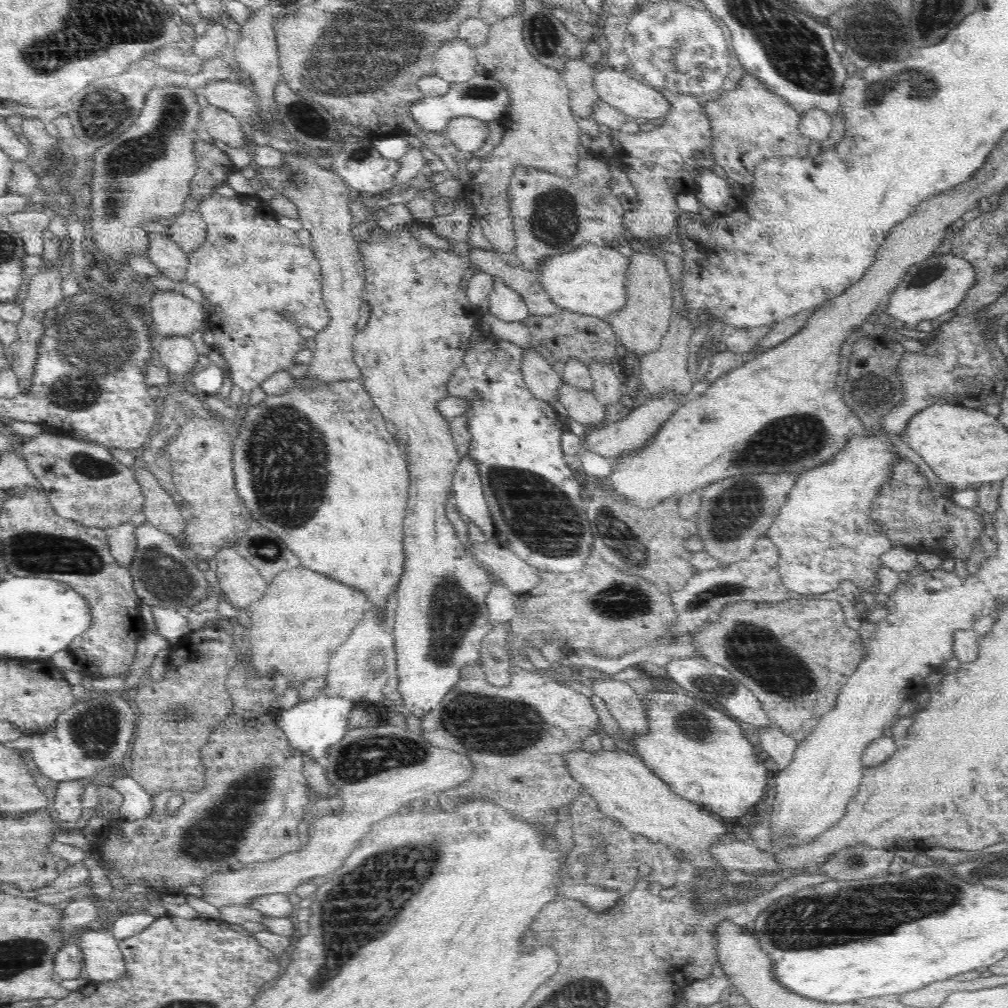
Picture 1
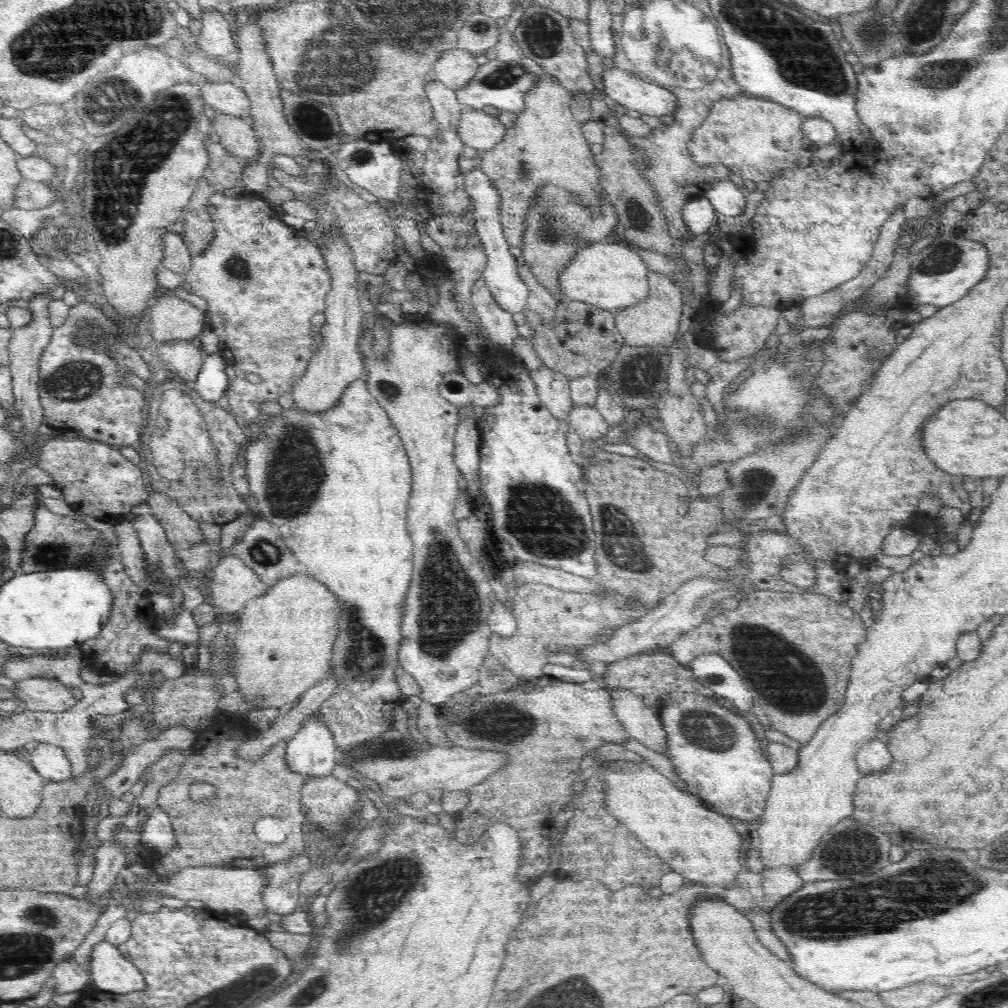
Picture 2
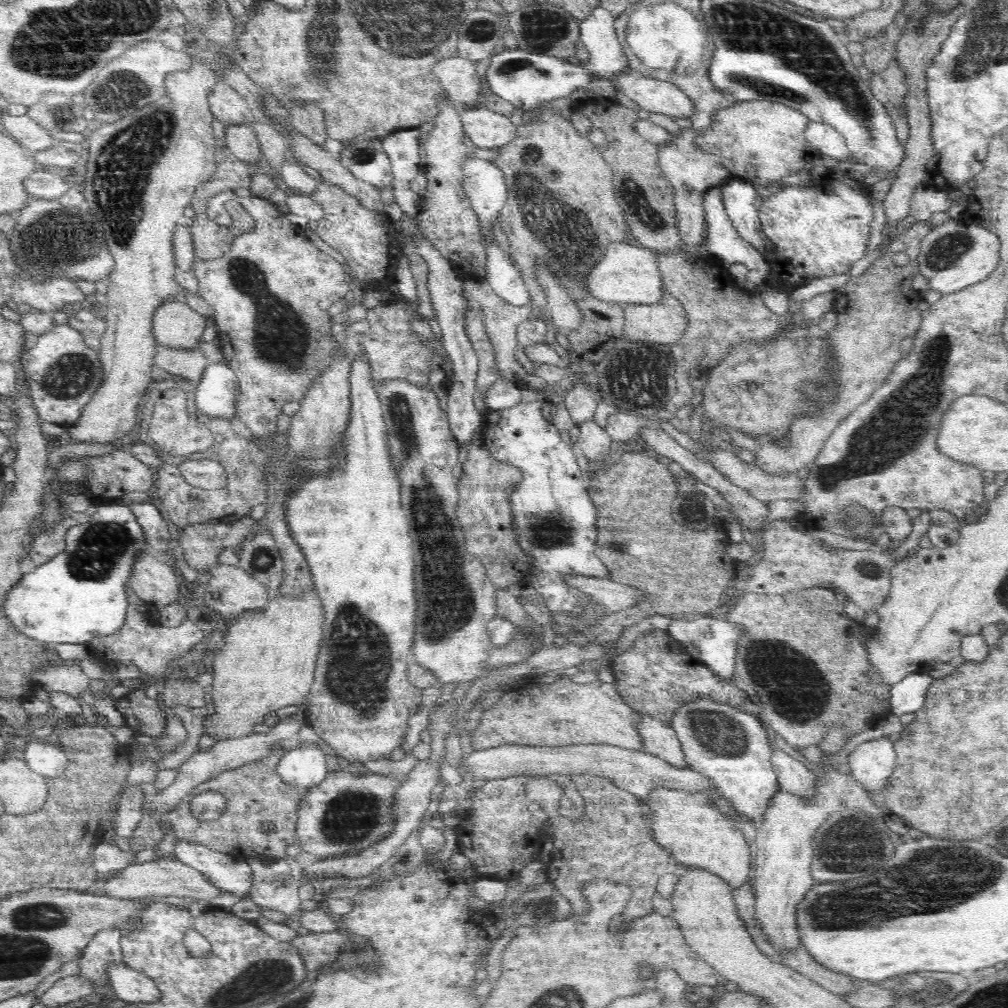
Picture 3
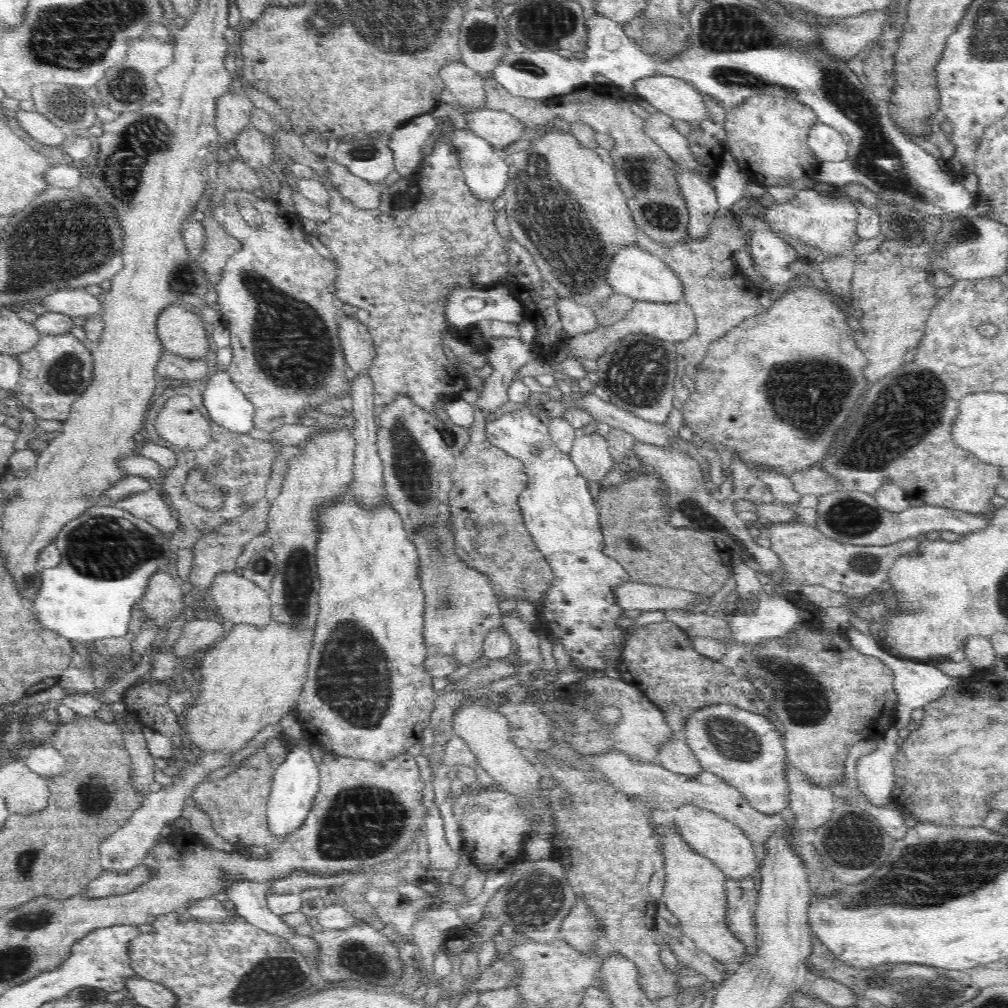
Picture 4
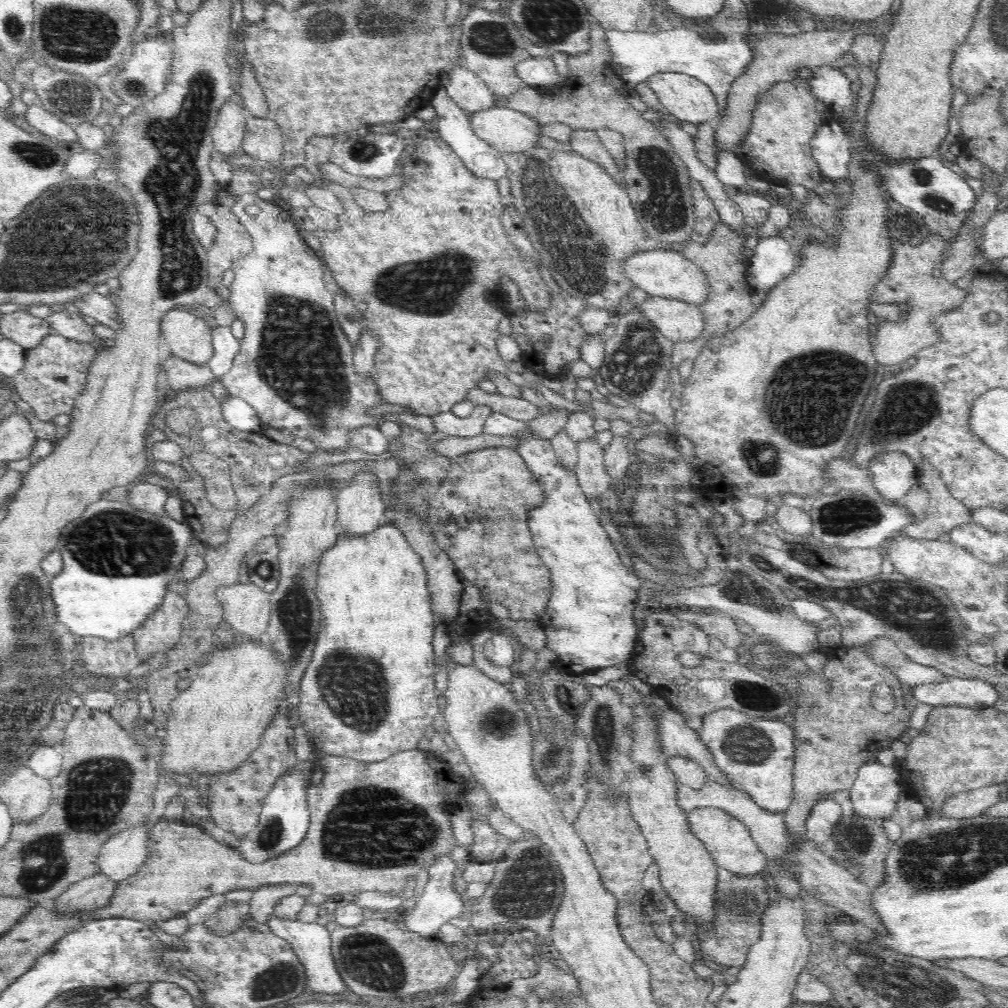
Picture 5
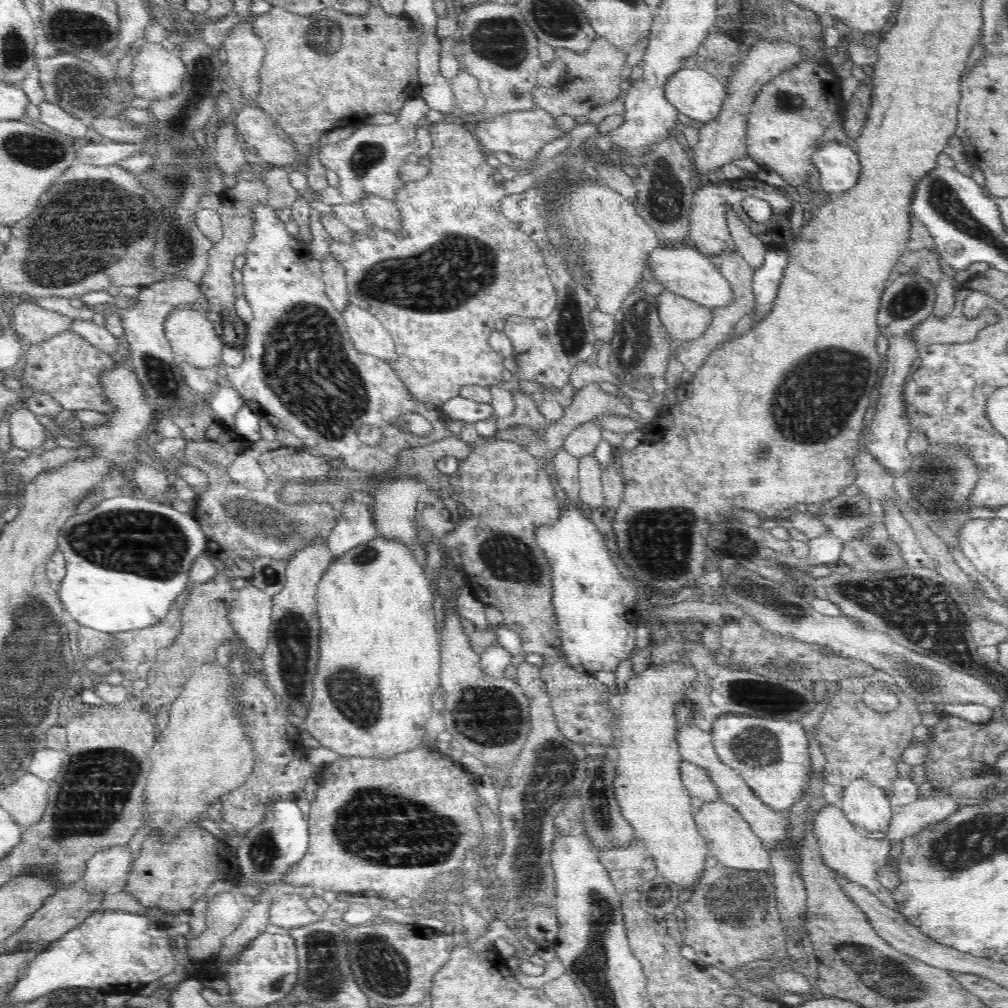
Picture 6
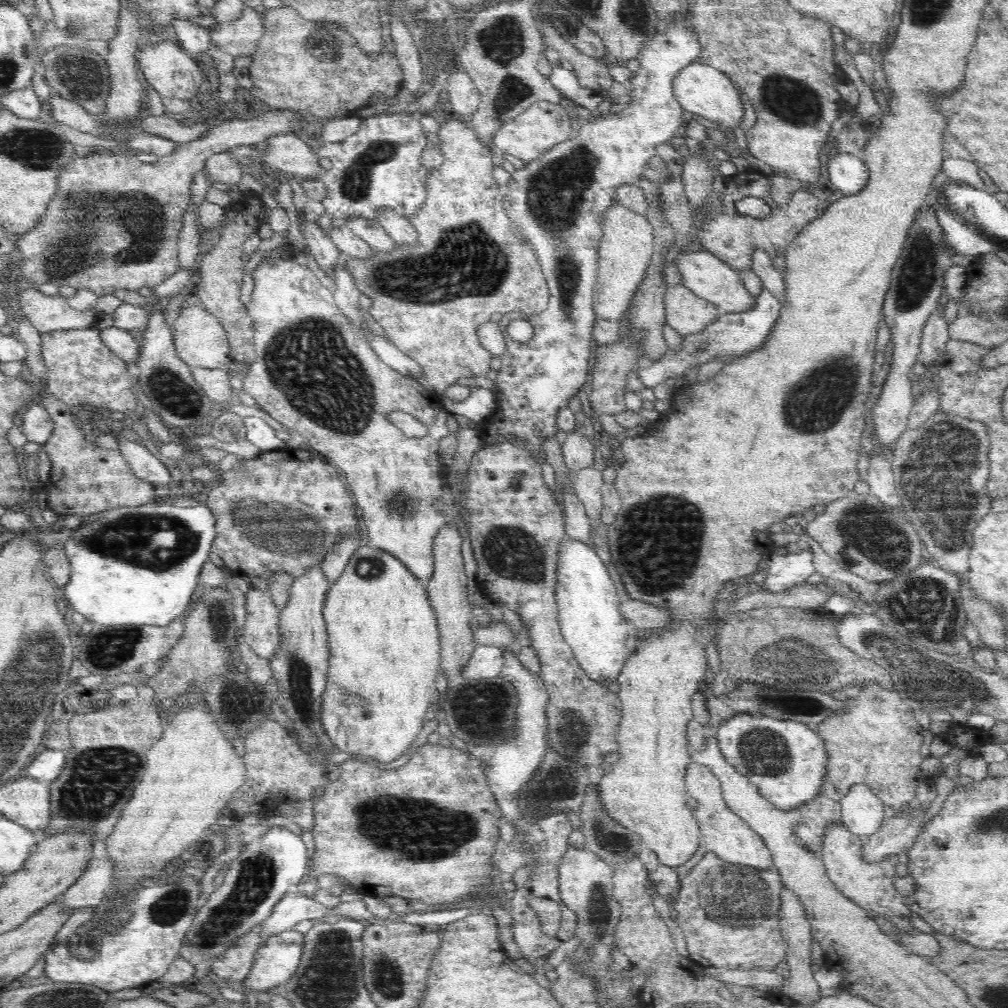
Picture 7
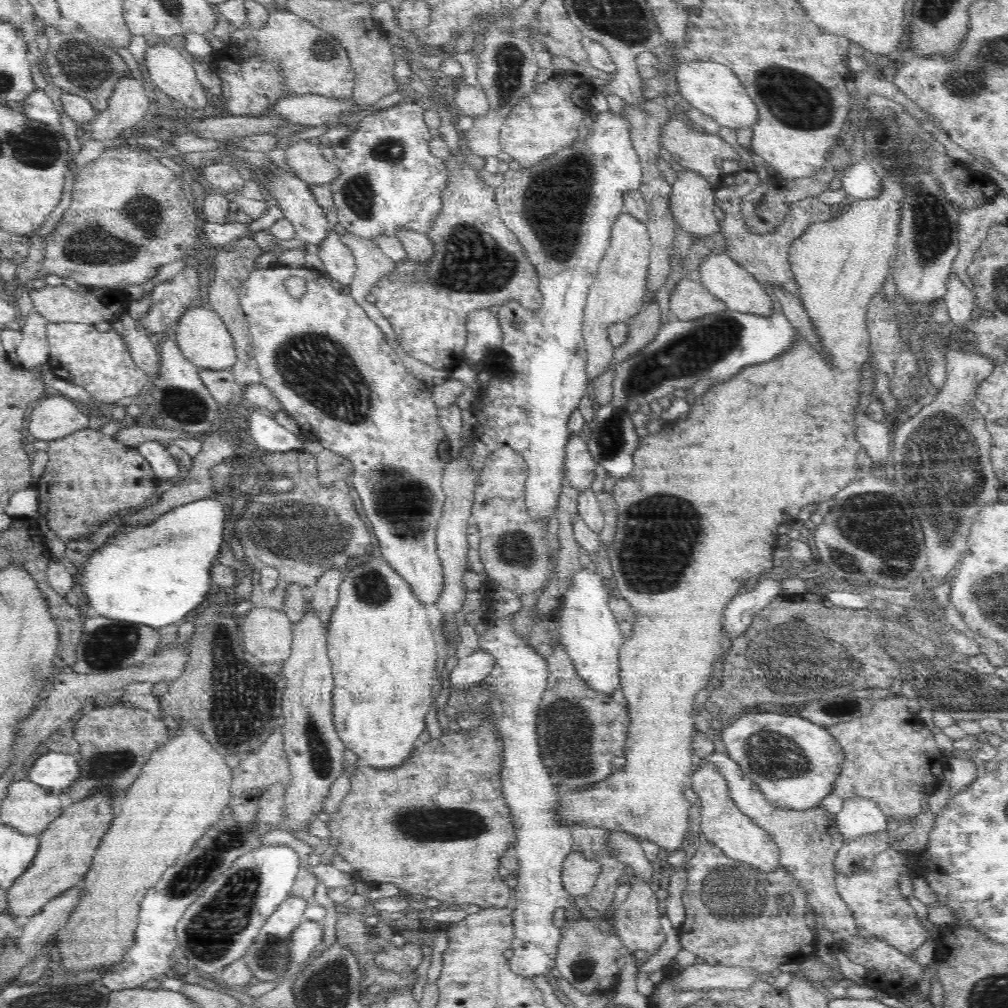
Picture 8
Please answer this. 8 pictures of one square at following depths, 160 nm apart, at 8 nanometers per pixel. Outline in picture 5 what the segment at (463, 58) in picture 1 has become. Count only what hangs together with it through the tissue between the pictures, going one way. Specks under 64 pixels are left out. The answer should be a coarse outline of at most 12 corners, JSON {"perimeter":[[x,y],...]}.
{"perimeter":[[466,66],[448,71],[448,97],[466,113],[496,106]]}

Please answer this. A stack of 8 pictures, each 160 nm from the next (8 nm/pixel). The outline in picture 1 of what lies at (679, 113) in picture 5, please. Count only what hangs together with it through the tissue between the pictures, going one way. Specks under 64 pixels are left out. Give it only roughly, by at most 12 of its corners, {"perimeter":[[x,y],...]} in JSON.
{"perimeter":[[598,66],[600,100],[634,118],[663,119],[670,103],[659,89]]}

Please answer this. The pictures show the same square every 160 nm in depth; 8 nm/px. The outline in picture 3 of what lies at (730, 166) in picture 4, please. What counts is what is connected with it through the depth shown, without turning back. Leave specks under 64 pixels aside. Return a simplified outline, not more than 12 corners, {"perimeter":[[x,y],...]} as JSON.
{"perimeter":[[721,187],[703,198],[701,249],[723,266],[749,269],[745,288],[766,288],[766,255],[738,234],[722,204]]}

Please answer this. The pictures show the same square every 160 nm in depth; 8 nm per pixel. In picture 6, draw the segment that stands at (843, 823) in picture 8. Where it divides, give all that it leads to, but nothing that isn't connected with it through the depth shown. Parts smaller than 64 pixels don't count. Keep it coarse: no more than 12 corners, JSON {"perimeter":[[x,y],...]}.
{"perimeter":[[858,777],[843,789],[846,818],[886,832],[896,810],[884,789]]}

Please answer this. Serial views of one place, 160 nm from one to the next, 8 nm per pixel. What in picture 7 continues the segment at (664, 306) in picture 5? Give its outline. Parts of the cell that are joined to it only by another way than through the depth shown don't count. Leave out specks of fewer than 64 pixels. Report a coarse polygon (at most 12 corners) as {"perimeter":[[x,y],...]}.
{"perimeter":[[683,284],[668,287],[668,326],[702,332],[724,313]]}

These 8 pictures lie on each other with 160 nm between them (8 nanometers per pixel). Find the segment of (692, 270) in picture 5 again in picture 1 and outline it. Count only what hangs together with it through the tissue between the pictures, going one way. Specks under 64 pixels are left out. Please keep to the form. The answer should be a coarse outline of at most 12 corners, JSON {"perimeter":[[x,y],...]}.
{"perimeter":[[586,243],[534,271],[561,309],[626,304],[628,257]]}

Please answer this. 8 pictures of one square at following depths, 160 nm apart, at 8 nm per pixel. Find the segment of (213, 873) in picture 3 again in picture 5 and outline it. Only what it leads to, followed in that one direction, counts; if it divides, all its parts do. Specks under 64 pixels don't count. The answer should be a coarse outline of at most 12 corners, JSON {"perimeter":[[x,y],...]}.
{"perimeter":[[282,920],[267,924],[291,944],[308,992],[348,989],[332,959],[326,926]]}

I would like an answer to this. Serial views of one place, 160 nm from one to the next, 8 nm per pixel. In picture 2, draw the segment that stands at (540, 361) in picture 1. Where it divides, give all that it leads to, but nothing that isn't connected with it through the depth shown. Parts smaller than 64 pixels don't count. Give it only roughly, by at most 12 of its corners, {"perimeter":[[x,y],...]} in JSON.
{"perimeter":[[542,366],[529,371],[538,396],[567,422],[573,402],[570,378]]}

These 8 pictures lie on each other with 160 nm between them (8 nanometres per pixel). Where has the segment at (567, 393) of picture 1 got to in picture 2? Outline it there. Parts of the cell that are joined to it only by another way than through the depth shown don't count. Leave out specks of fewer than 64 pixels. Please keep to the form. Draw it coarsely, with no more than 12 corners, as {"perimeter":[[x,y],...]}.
{"perimeter":[[594,406],[570,409],[567,423],[583,440],[600,440],[608,423]]}

